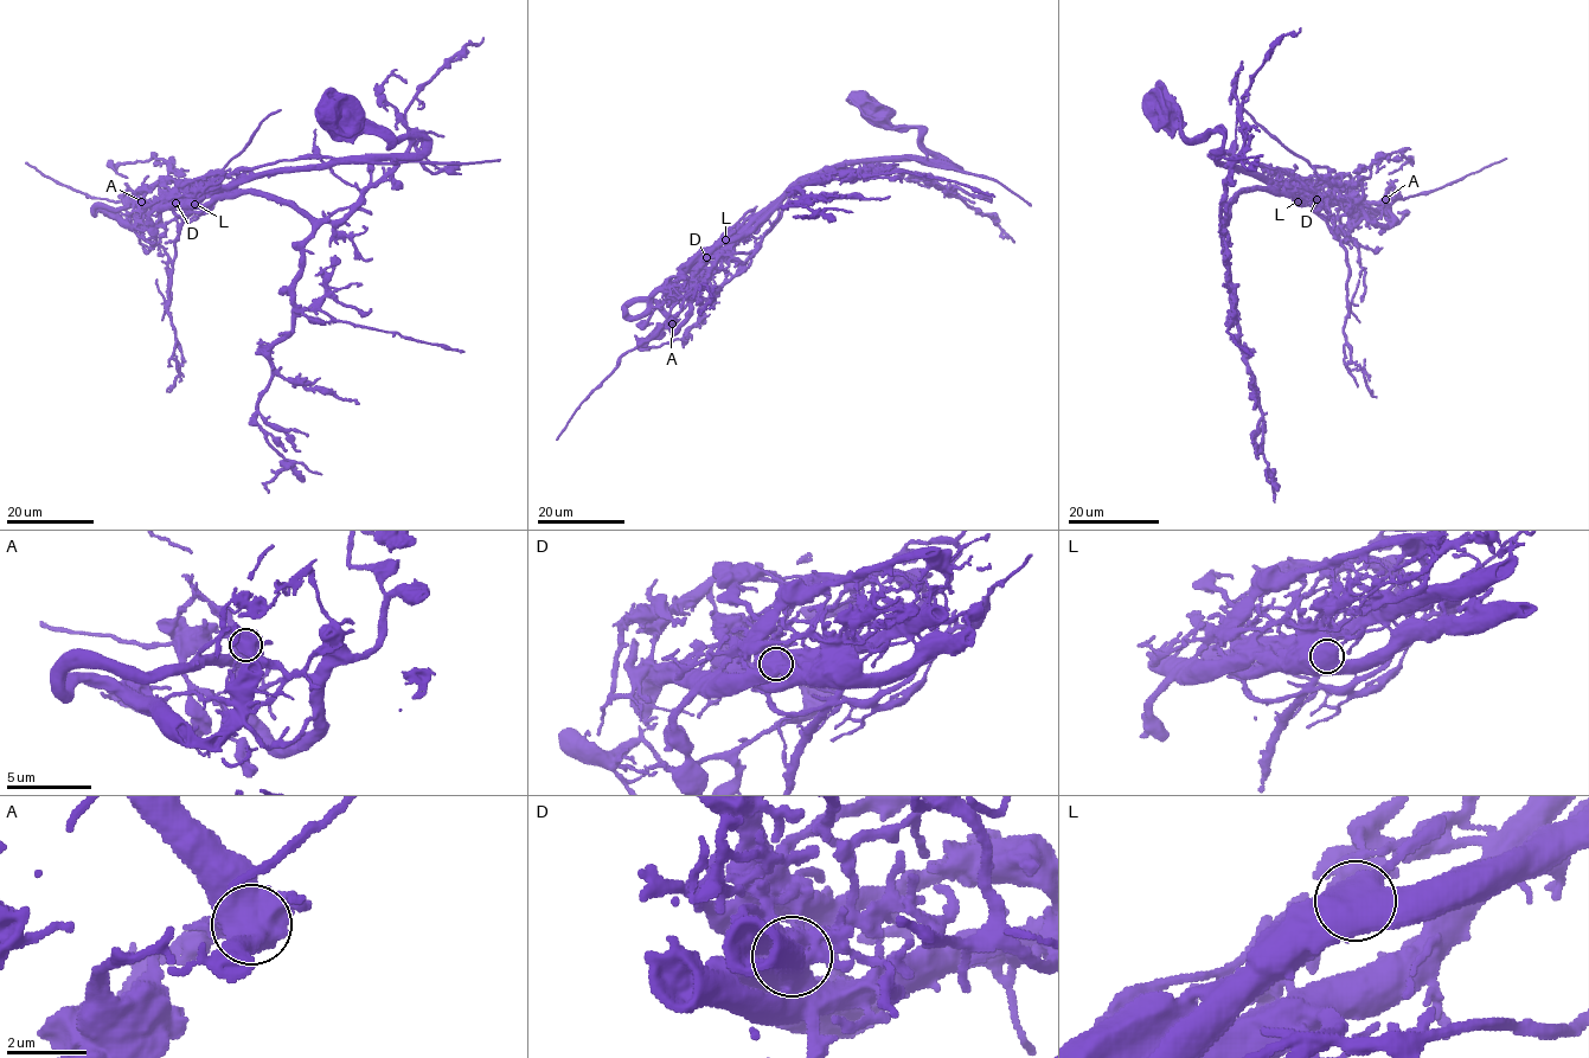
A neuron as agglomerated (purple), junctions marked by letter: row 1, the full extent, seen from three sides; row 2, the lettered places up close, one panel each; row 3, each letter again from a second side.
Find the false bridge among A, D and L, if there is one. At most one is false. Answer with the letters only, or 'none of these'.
none of these

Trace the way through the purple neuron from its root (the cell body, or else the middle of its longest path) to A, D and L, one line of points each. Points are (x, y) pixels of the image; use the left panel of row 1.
A: (350, 117), (365, 119), (391, 143), (421, 138), (422, 149), (279, 160), (206, 174), (141, 202)
D: (350, 117), (365, 119), (391, 143), (421, 138), (422, 149), (252, 174), (174, 203)
L: (350, 117), (365, 119), (391, 143), (421, 138), (422, 149), (252, 174), (211, 188), (194, 204)

